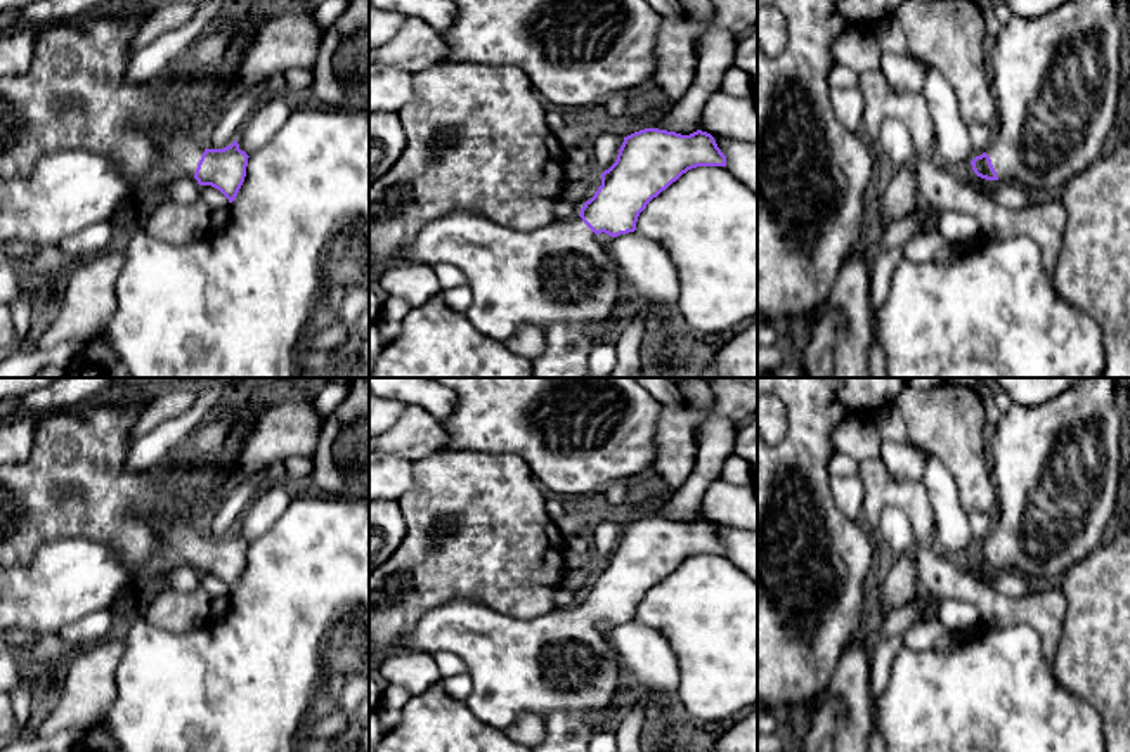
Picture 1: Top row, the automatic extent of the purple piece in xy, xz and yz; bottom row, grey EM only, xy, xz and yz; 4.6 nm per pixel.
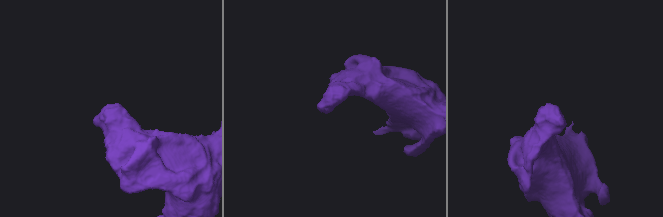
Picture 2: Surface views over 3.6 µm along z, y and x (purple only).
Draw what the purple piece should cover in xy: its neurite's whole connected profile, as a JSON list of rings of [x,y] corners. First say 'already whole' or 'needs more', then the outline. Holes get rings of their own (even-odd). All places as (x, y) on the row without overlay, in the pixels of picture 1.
needs more; [[[184,515],[158,525],[156,551],[142,565],[128,567],[111,546],[83,537],[49,541],[28,565],[0,565],[0,632],[19,627],[42,636],[55,634],[97,610],[111,608],[116,594],[133,586],[144,572],[168,579],[179,567],[196,567],[199,574],[218,577],[232,591],[244,570],[248,546],[237,528],[224,537],[205,537]]]

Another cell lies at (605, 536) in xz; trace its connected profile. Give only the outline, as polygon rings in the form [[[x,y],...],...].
[[[594,522],[589,535],[593,541],[593,554],[598,561],[608,558],[619,542],[624,525],[614,522]]]

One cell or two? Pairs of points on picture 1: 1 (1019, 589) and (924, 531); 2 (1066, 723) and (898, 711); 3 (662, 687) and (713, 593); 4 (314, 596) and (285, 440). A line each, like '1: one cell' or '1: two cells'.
1: two cells
2: one cell
3: two cells
4: two cells

